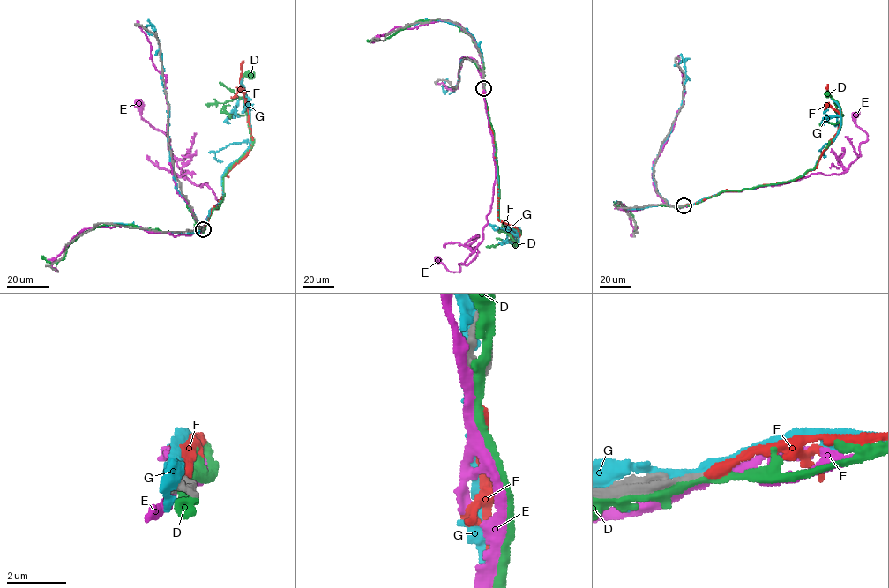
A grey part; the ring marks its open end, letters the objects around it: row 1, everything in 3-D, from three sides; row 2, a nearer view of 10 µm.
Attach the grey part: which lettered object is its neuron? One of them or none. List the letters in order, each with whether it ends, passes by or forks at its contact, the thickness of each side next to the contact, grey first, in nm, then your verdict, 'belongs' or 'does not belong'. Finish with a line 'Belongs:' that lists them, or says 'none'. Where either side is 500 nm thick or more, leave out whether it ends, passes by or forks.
D: it passes by; 300 nm thick on the grey side, 320 nm on the other; does not belong
E: it passes by; 240 nm thick on the grey side, 280 nm on the other; does not belong
F: it ends there; 220 nm thick on the grey side, 400 nm on the other; belongs
G: it passes by; 360 nm thick on the grey side, 280 nm on the other; does not belong
Belongs: F

